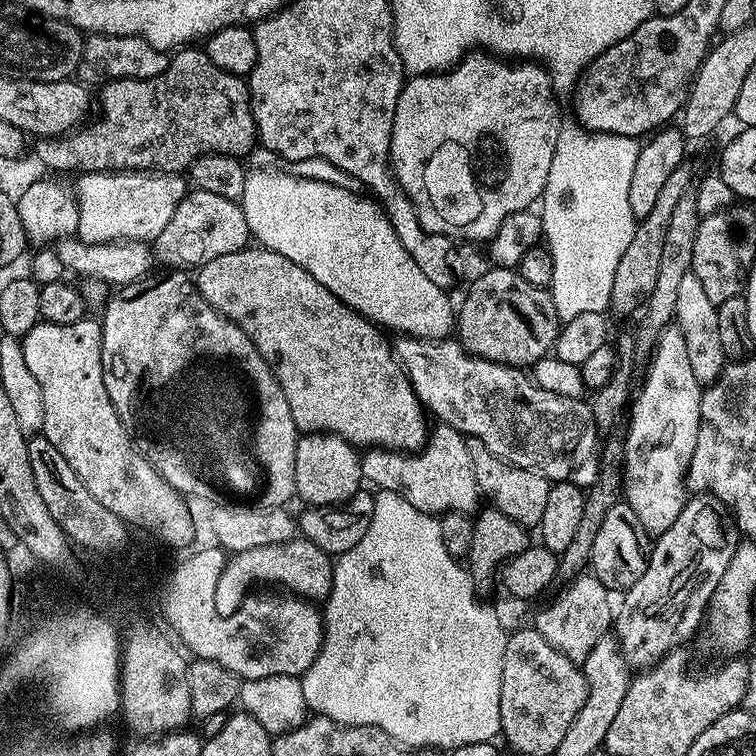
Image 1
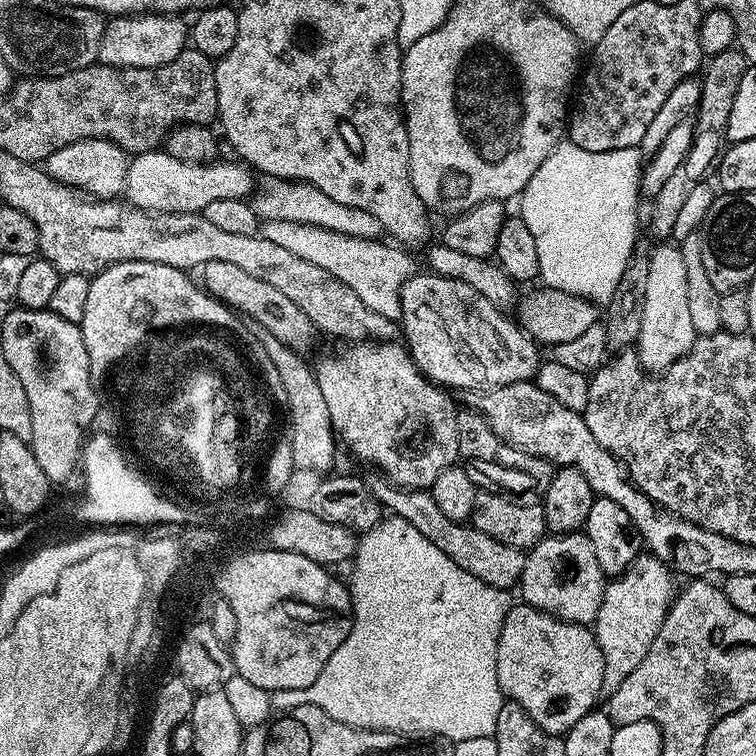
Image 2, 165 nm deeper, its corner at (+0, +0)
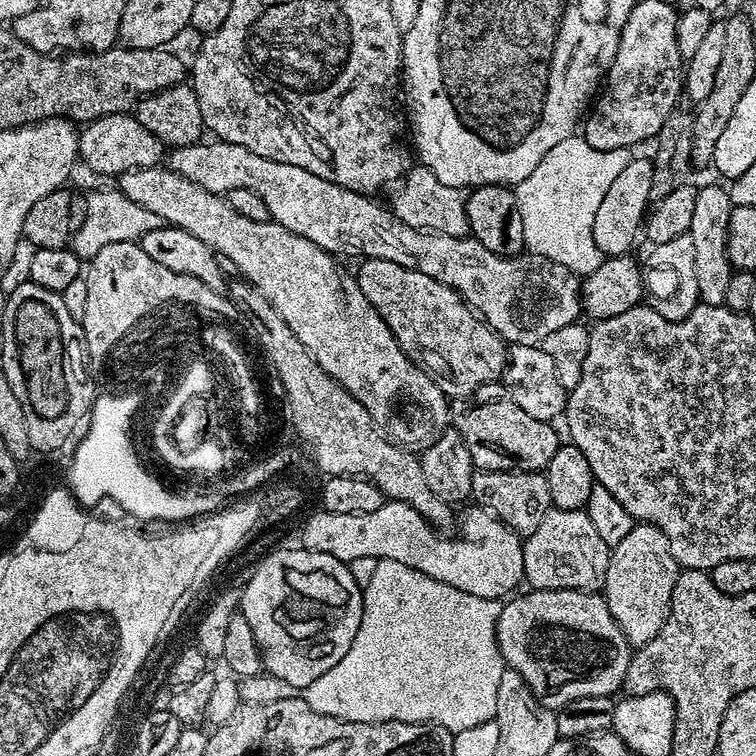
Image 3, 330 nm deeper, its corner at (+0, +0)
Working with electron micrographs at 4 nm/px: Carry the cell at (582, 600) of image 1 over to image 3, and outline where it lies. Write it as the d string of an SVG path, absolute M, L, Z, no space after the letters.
M552 508L534 534L524 540L524 580L529 589L600 592L604 586L610 546L602 542L587 511Z

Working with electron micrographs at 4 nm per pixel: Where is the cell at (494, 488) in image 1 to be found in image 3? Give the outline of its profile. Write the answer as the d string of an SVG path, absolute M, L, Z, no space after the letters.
M500 382L484 384L470 396L453 399L450 424L462 442L466 442L472 463L479 470L544 472L562 443L562 436L552 429L549 421L526 414Z

